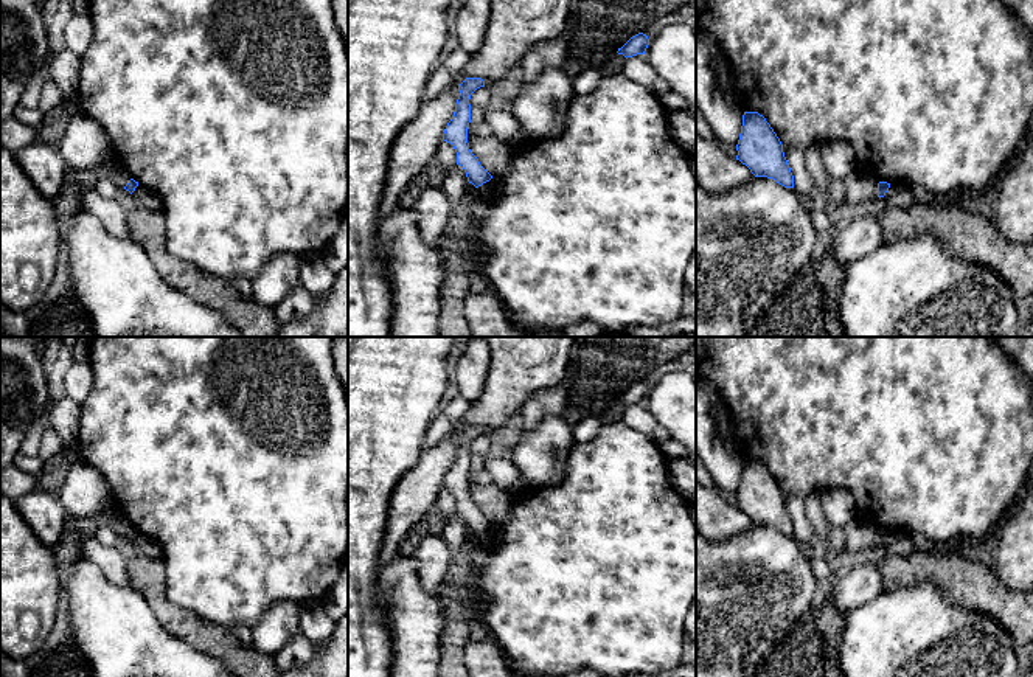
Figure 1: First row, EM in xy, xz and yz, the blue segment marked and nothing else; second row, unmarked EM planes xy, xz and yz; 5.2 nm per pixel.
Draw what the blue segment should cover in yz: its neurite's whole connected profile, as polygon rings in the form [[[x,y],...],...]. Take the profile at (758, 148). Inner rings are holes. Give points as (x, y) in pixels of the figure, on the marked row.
[[[744,112],[736,151],[736,160],[746,165],[755,177],[767,177],[784,188],[794,188],[794,175],[783,144],[758,112]]]

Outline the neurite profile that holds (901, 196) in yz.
[[[892,183],[884,197],[890,202],[890,207],[901,210],[912,208],[920,199],[916,191],[904,183]]]

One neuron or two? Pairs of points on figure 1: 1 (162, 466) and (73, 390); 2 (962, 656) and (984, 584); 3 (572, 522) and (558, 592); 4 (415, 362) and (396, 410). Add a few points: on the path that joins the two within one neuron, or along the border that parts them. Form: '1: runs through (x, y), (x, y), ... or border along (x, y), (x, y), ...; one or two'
1: border along (89, 364), (92, 387), (79, 406); two
2: border along (943, 595), (963, 607), (985, 612), (1007, 631); two
3: runs through (572, 539), (572, 575); one
4: runs through (403, 374), (396, 381), (396, 398); one

